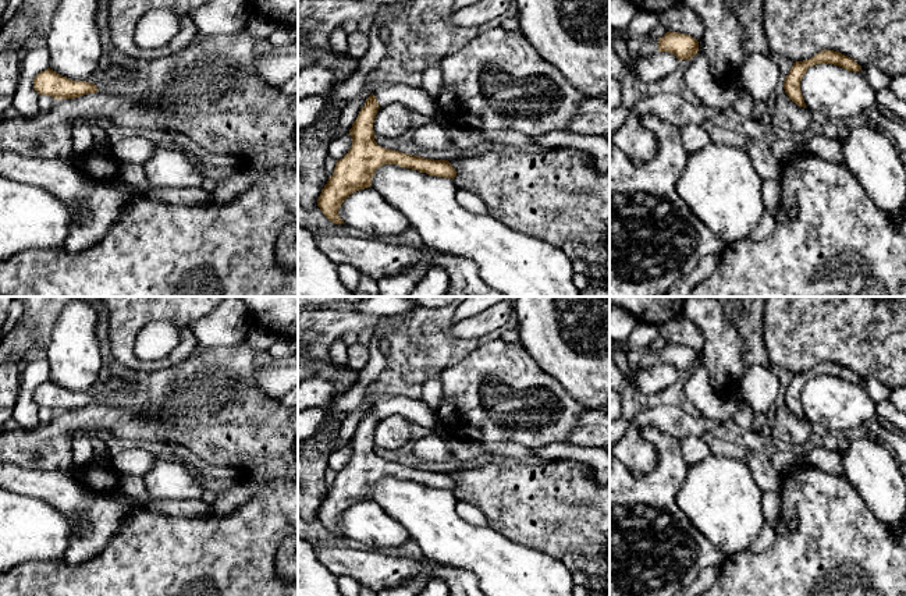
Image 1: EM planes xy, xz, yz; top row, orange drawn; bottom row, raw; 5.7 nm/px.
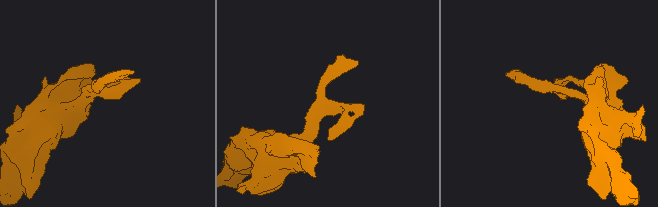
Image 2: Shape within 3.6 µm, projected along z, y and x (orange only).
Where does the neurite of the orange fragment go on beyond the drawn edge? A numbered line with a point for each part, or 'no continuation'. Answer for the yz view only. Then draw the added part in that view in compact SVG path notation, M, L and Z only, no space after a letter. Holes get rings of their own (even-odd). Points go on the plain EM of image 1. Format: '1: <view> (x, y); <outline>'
1: yz (650, 358); M650 350L649 352L643 355L637 368L651 368L655 363L658 363L658 351Z

